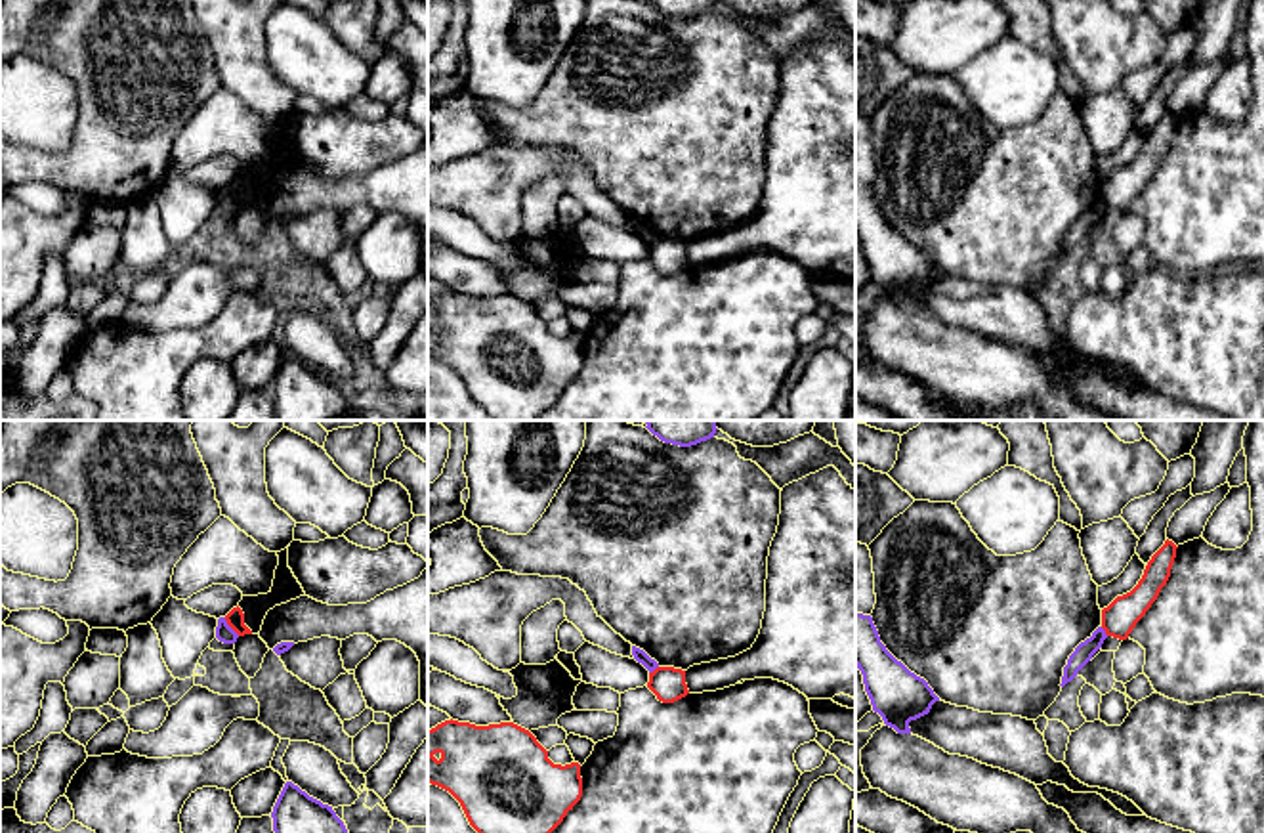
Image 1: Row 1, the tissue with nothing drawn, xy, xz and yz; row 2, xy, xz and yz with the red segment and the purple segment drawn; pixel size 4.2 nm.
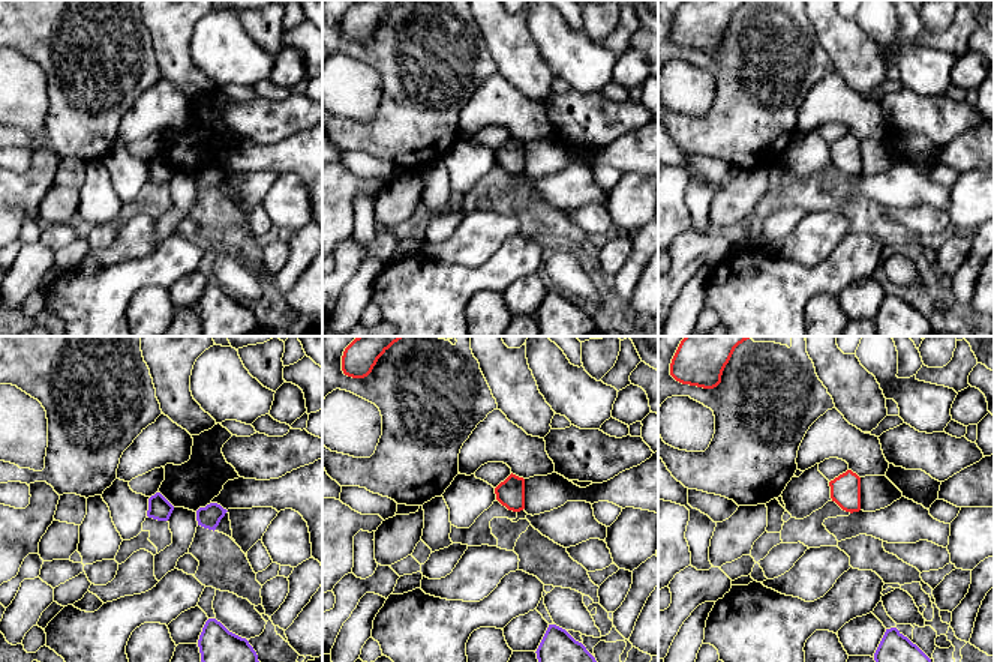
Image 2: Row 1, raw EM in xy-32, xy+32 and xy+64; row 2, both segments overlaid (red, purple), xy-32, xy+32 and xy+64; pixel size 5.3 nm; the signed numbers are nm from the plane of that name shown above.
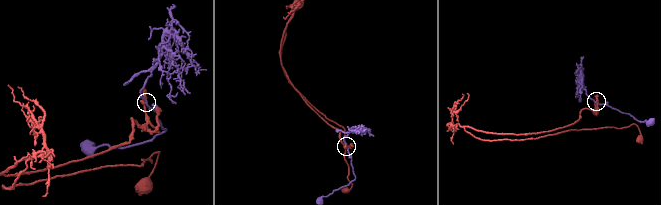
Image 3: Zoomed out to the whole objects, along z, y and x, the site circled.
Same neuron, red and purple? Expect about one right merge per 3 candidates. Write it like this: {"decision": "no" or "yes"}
{"decision": "no"}

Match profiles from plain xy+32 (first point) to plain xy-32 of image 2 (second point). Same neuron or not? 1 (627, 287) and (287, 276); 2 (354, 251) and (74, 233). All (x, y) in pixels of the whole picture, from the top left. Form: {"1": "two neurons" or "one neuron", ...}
{"1": "one neuron", "2": "one neuron"}

